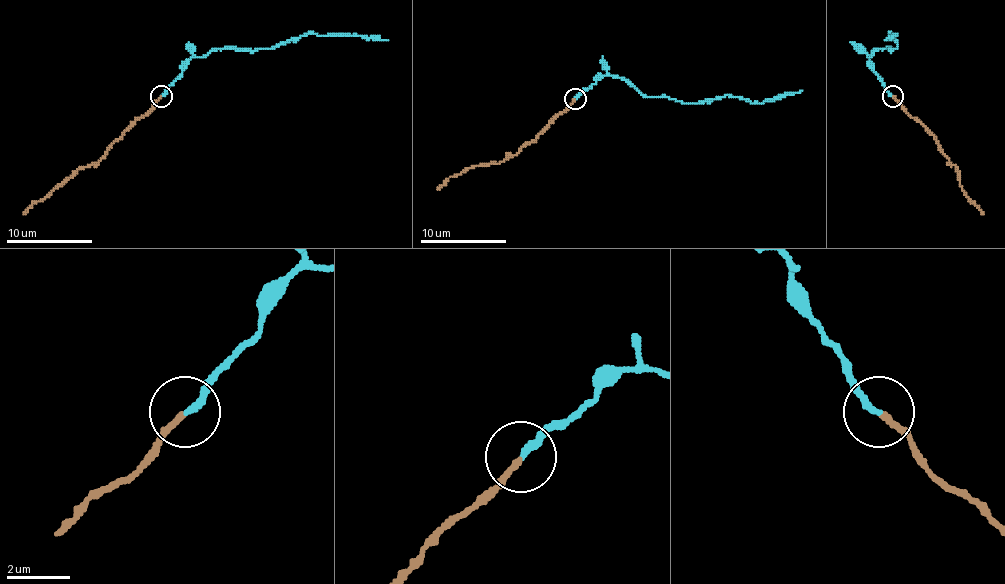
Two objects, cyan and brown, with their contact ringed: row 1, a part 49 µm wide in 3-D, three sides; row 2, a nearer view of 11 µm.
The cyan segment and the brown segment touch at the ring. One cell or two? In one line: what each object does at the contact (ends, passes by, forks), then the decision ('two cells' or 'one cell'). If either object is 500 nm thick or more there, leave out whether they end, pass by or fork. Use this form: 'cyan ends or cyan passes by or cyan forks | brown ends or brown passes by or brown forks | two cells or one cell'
cyan ends | brown ends | two cells

